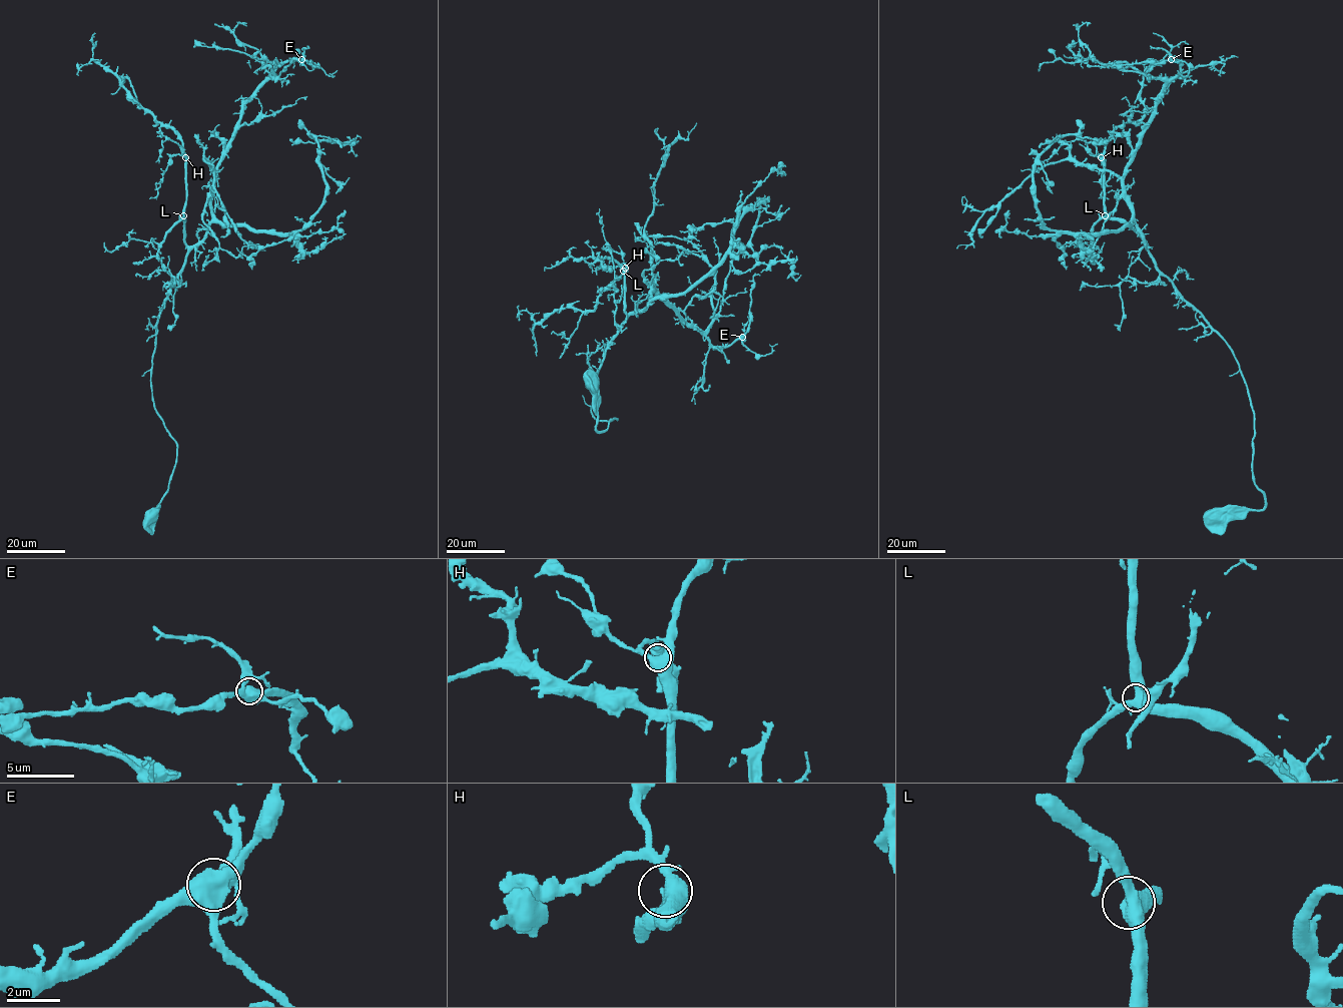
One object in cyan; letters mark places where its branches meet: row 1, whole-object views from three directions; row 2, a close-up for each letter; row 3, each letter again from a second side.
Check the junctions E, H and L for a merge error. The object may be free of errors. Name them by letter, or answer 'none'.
none

